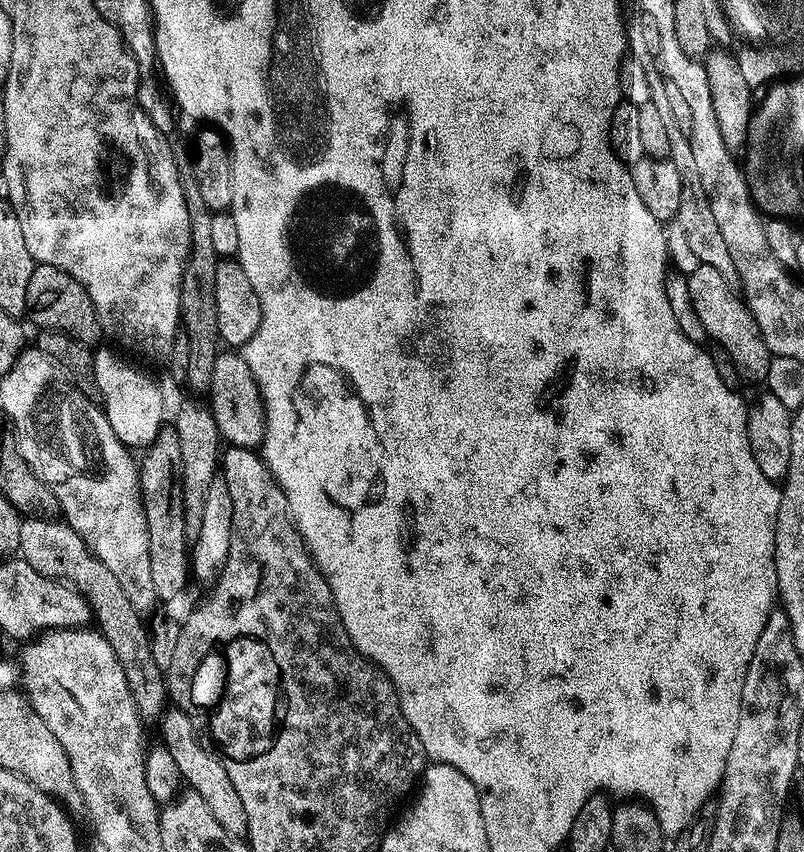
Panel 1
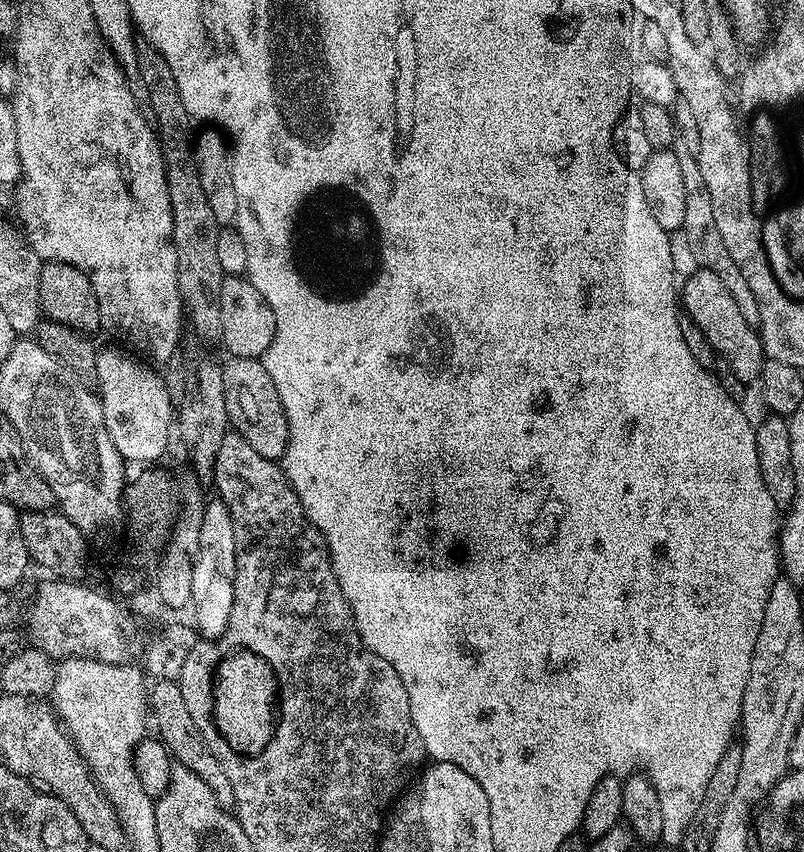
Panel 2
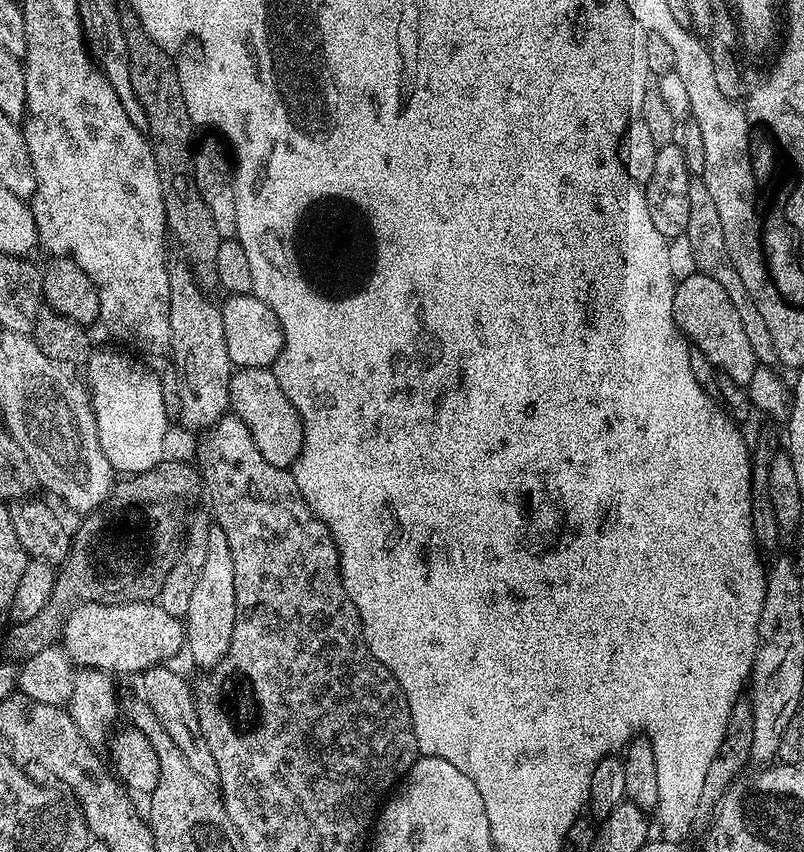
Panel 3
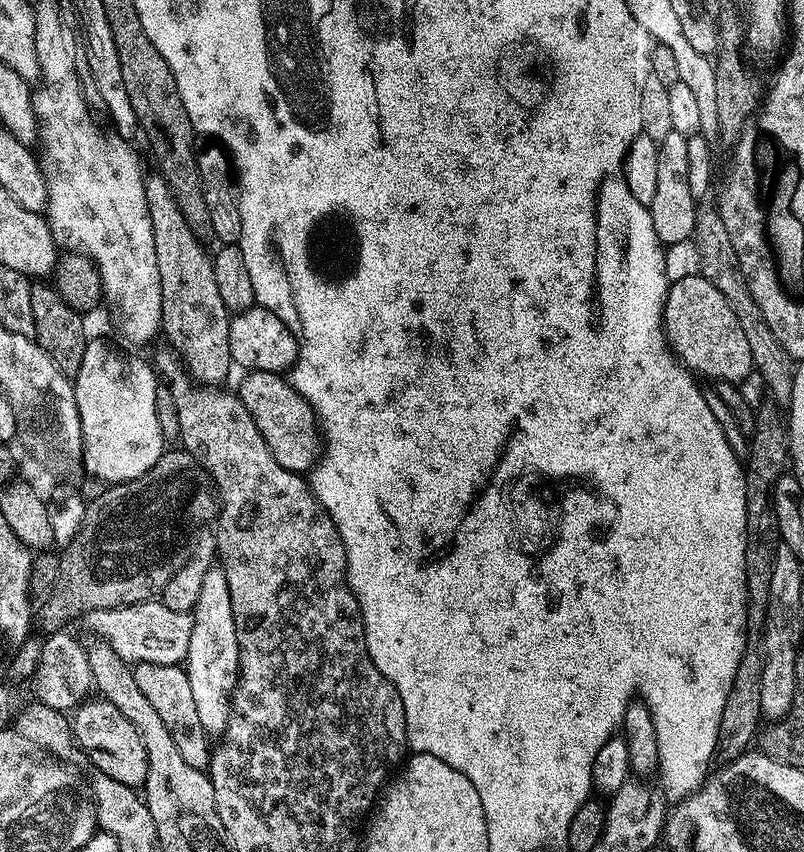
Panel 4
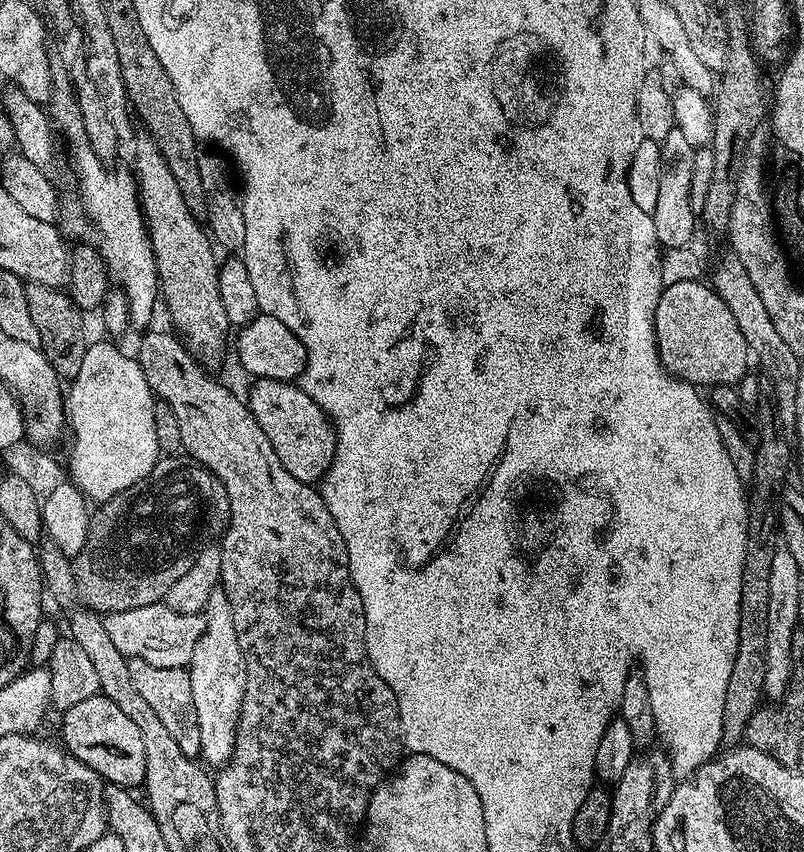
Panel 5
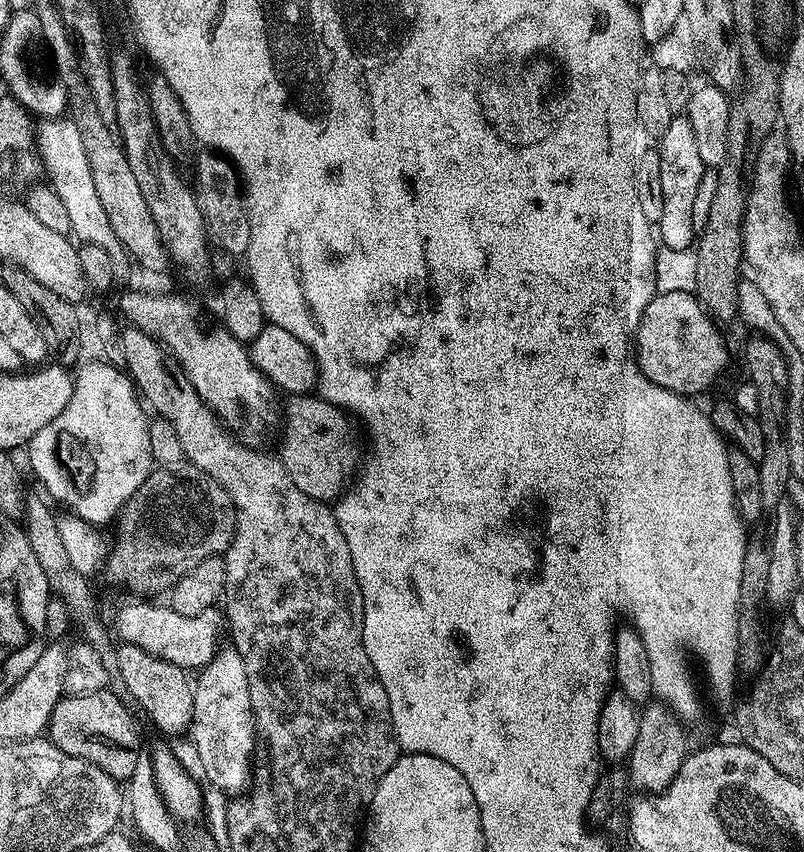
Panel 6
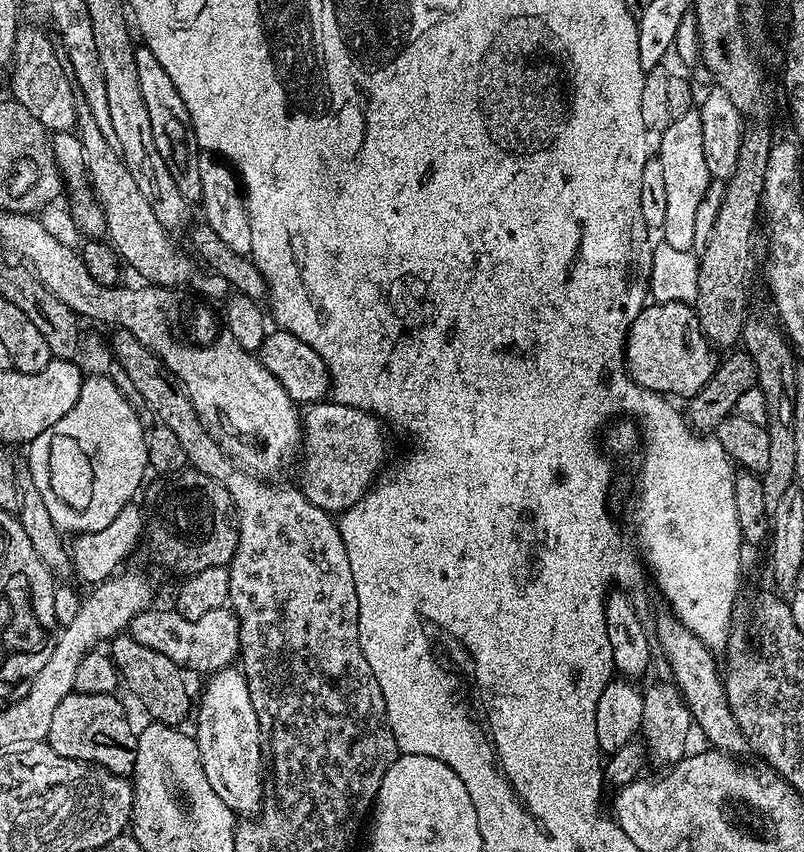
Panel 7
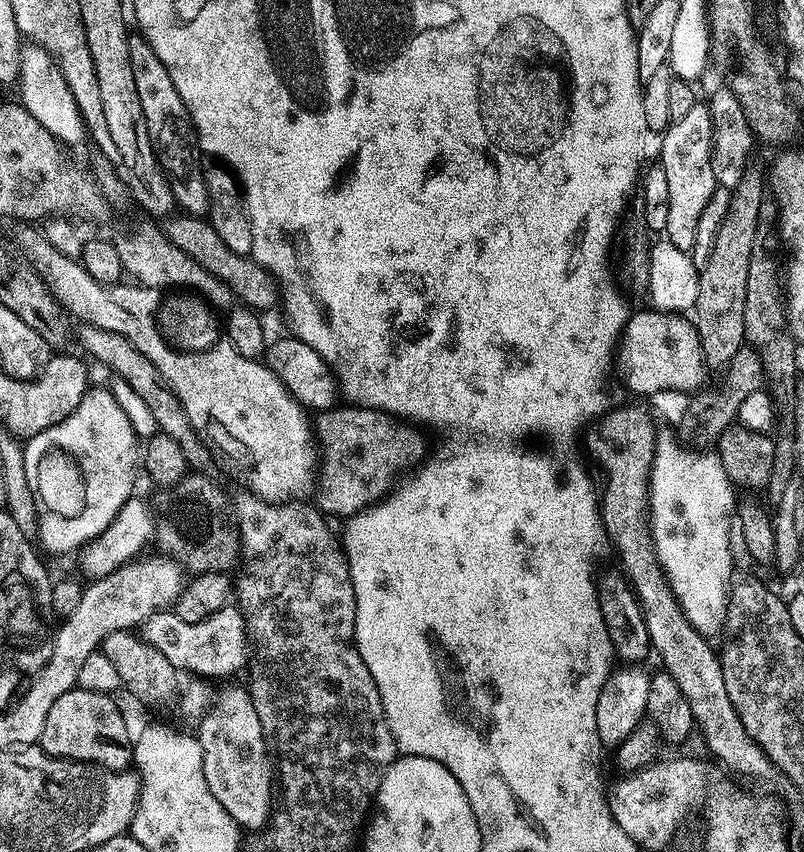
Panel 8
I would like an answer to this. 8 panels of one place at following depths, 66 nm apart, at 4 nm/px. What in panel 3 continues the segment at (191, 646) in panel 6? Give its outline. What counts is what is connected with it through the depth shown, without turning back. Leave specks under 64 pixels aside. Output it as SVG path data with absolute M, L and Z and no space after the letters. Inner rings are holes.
M159 602L77 603L64 619L62 647L81 669L99 668L109 674L143 674L156 664L171 661L171 656L182 652L185 644L185 621L174 614L166 614Z

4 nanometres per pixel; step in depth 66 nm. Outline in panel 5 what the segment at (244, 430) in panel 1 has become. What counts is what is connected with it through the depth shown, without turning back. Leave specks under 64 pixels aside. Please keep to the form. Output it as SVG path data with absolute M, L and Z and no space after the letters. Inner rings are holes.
M256 380L253 385L248 396L246 395L246 403L248 409L254 414L258 426L262 426L262 434L270 438L270 446L274 446L274 454L278 454L278 462L282 462L282 466L286 466L286 470L290 470L290 474L294 474L298 482L315 485L323 481L336 453L336 427L318 406L318 402L314 402L314 398L310 398L310 394L306 394L296 382Z

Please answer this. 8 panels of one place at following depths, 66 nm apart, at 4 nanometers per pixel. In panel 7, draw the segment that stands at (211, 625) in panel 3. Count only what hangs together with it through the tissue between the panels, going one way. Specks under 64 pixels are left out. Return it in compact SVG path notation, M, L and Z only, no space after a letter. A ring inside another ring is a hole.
M229 666L211 673L207 680L208 685L205 686L204 693L198 696L198 707L194 712L194 720L196 716L194 739L200 751L202 770L206 774L206 782L210 782L210 790L214 790L221 805L229 808L234 814L248 818L259 813L266 795L266 756L262 751L258 714L254 714L254 702L250 702L248 679L239 667Z

